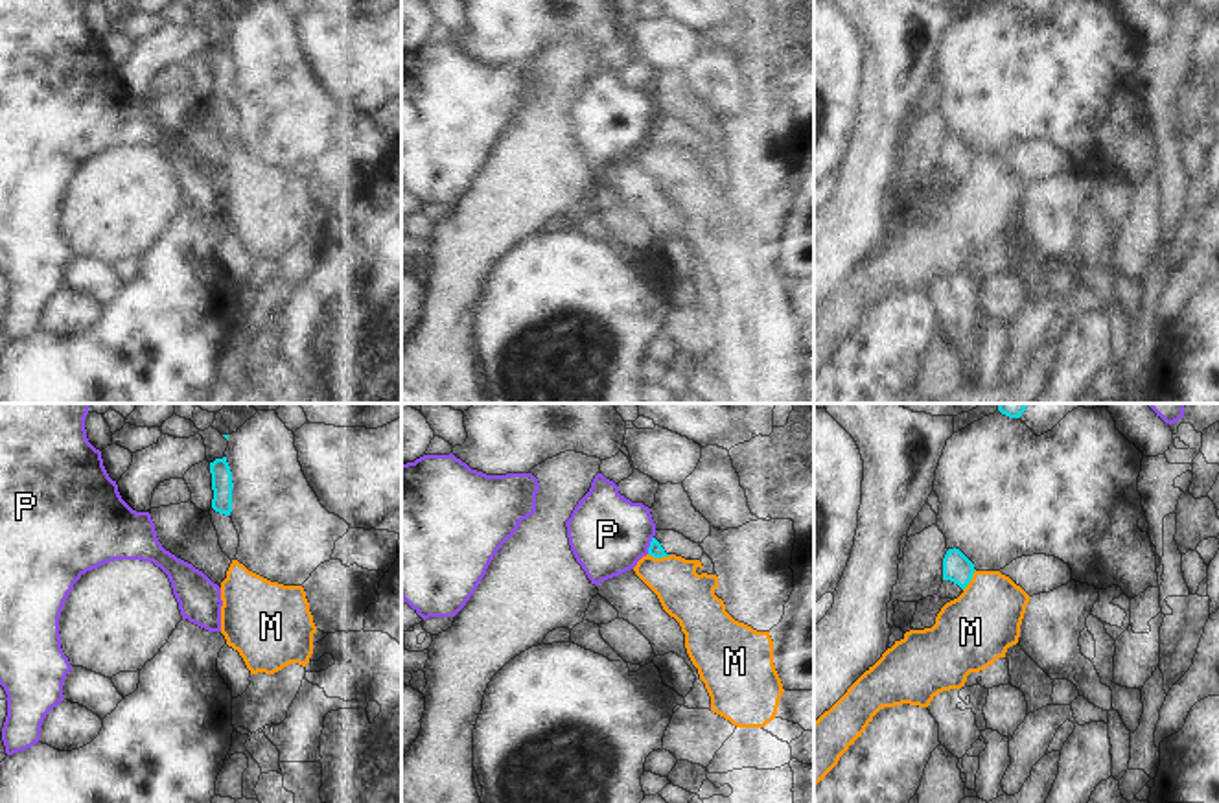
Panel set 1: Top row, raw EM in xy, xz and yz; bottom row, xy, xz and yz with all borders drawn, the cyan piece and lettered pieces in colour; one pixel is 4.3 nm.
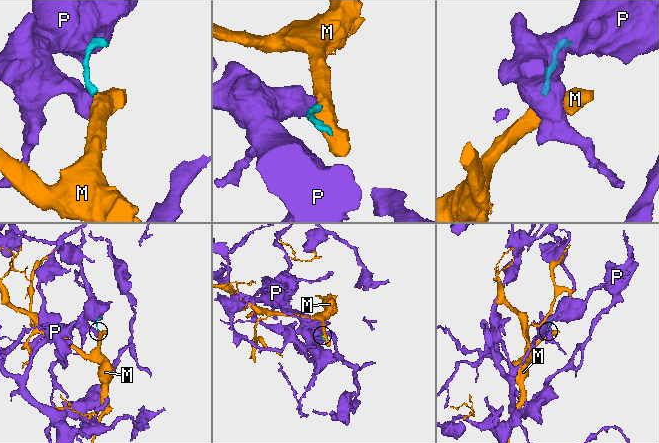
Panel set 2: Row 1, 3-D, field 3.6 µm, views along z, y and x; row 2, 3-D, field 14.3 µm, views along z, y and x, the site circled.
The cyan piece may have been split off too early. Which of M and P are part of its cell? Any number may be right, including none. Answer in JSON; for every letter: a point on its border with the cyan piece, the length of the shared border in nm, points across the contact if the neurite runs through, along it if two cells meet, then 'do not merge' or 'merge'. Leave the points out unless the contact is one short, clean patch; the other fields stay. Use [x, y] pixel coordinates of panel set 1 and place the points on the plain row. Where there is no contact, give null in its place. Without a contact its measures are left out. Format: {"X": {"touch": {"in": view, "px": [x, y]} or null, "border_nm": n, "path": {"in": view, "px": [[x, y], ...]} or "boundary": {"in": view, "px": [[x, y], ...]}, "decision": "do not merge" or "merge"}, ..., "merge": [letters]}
{"M": {"touch": {"in": "xz", "px": [660, 144]}, "border_nm": 100, "path": {"in": "xz", "px": [[654, 137], [660, 144], [660, 155], [689, 185]]}, "decision": "merge"}, "P": {"touch": {"in": "xz", "px": [650, 133]}, "border_nm": 80, "boundary": {"in": "xz", "px": [[652, 124], [647, 140]]}, "decision": "do not merge"}, "merge": ["M"]}

